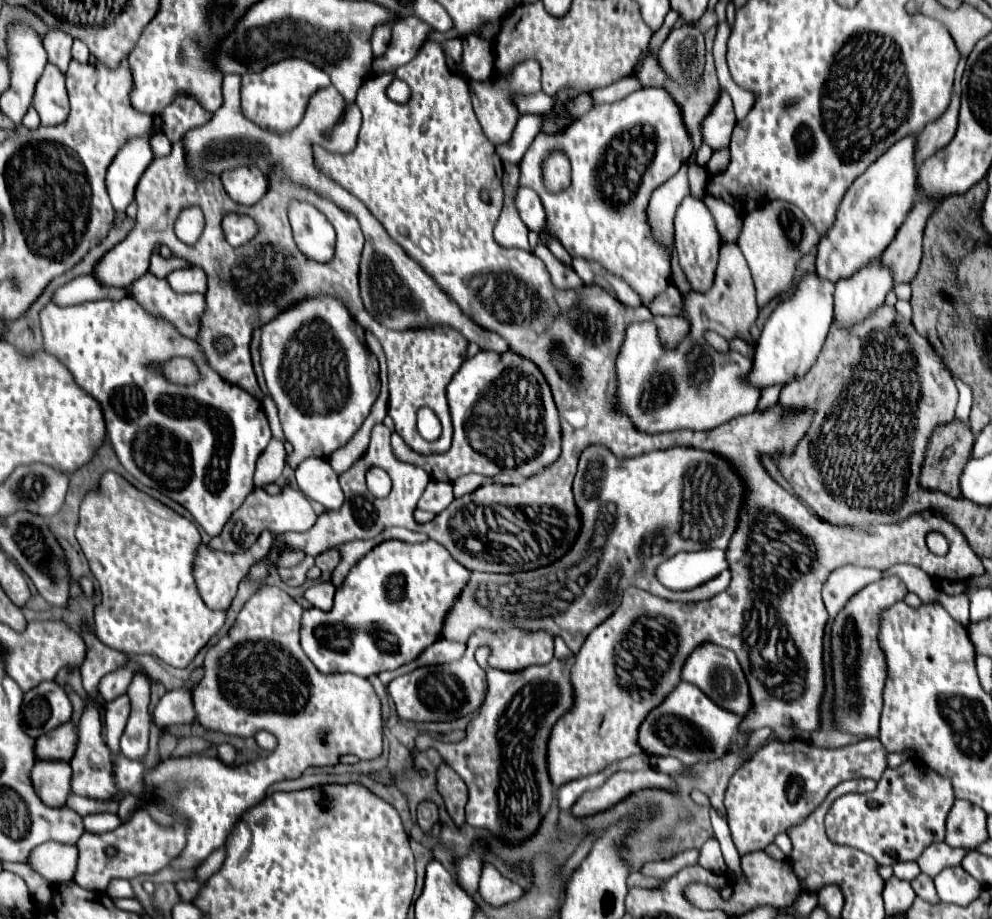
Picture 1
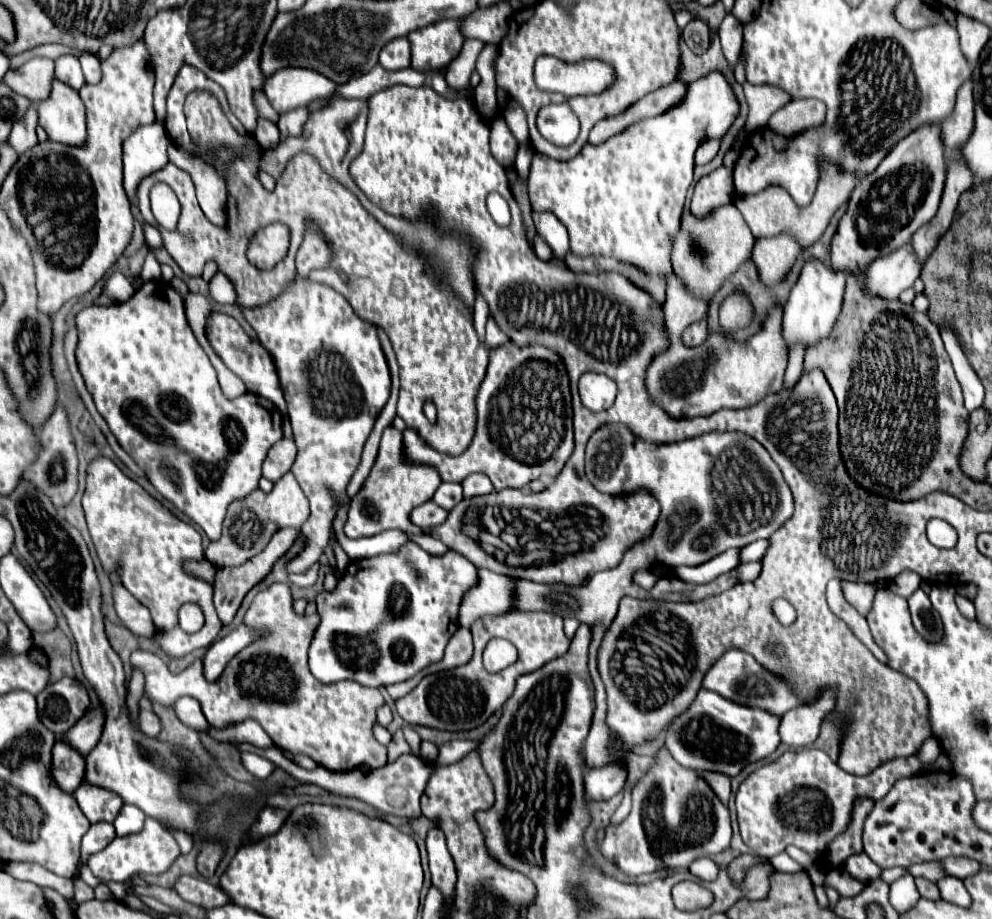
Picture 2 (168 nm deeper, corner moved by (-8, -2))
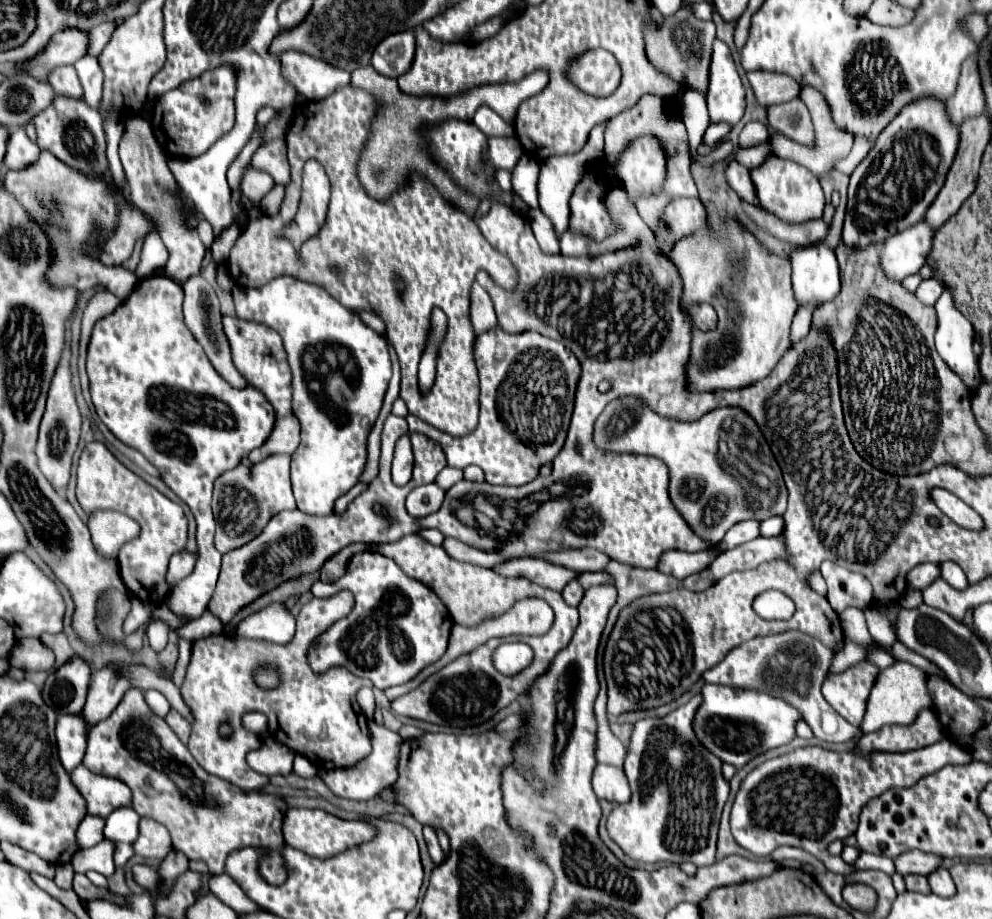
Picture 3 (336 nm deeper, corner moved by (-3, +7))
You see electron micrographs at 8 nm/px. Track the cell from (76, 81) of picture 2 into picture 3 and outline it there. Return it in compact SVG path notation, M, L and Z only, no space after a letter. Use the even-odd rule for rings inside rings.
M60 66L54 68L48 76L50 86L54 88L56 94L60 96L70 96L70 98L82 98L82 88L80 88L80 80L76 76L74 66Z

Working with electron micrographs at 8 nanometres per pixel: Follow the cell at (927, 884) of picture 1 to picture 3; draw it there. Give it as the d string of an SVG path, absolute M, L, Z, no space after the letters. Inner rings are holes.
M906 876L906 888L912 892L920 892L920 894L930 894L930 884L926 880L926 876Z

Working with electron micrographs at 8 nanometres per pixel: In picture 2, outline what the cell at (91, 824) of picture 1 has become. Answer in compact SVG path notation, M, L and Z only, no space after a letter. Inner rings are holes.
M95 823L89 827L87 835L81 841L81 865L87 865L87 859L99 849L105 849L109 841L115 837L113 823Z

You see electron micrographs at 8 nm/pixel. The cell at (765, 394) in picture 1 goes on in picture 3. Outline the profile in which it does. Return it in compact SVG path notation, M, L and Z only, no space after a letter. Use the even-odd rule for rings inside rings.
M814 304L810 306L800 306L796 316L794 316L794 322L792 322L792 328L790 328L790 342L796 344L800 340L804 340L804 336L808 334L810 330L810 318L812 318L812 312L814 312Z

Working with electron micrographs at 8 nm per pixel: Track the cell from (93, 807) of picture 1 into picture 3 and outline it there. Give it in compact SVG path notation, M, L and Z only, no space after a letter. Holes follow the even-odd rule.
M80 764L70 774L70 778L78 792L84 796L88 814L92 816L106 818L112 810L130 804L132 792L122 780L94 774L88 768L84 768L84 764Z

